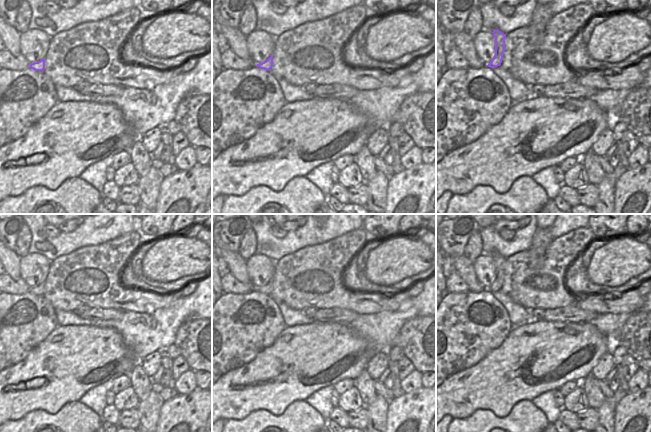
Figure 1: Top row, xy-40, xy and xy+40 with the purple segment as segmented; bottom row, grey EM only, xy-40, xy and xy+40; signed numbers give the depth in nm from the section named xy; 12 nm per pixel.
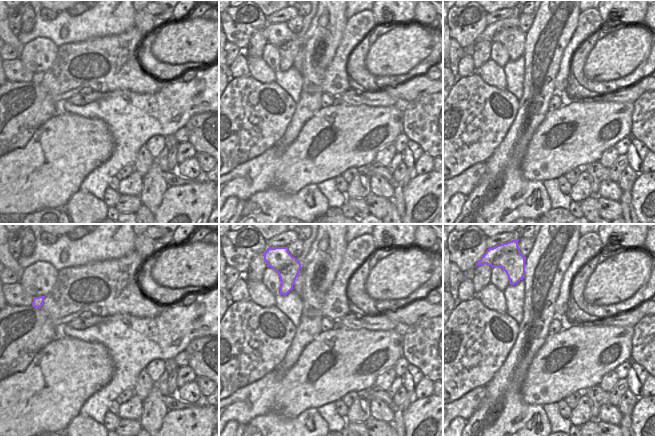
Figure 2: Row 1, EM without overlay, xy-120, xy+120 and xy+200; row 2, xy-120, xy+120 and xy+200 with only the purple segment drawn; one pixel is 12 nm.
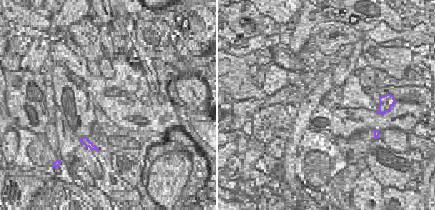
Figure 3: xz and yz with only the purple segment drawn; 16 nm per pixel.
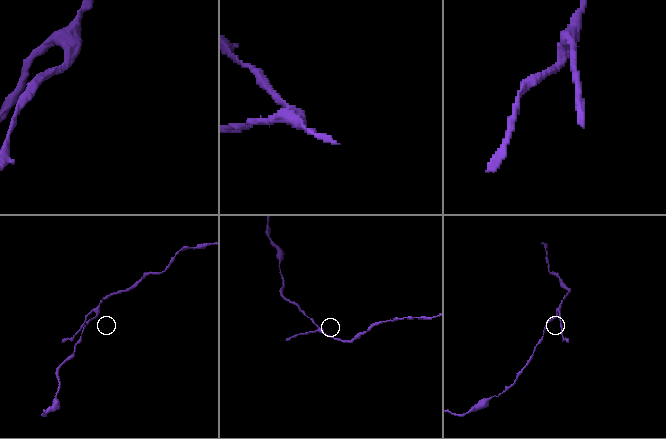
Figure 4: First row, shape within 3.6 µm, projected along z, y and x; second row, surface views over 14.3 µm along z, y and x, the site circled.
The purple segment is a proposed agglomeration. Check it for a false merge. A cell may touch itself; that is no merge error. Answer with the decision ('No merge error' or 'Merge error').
No merge error.

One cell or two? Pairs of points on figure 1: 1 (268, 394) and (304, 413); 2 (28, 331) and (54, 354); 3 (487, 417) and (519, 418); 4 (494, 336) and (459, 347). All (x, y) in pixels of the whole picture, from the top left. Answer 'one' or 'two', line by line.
1: two
2: two
3: one
4: one

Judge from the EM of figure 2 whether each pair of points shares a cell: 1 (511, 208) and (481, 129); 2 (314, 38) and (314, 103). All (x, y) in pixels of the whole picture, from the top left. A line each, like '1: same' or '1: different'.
1: different
2: same

